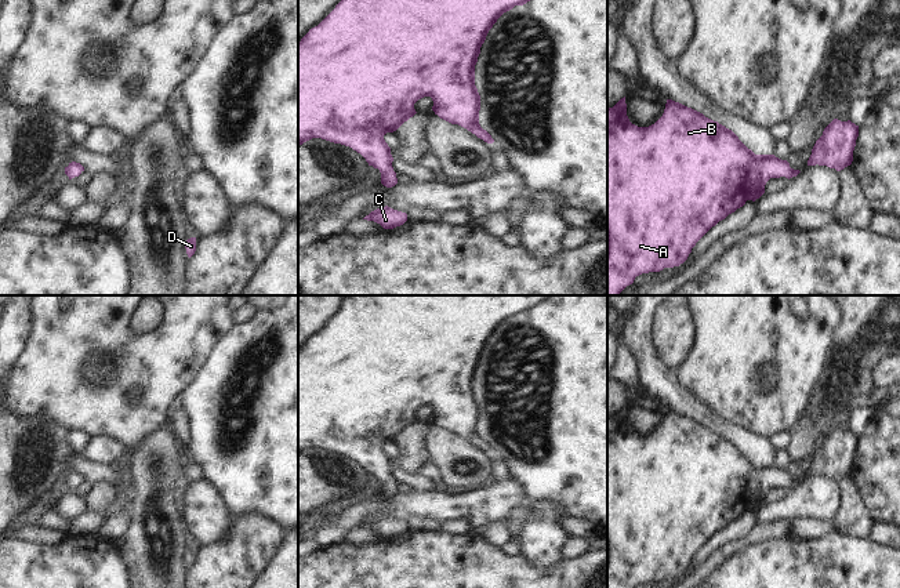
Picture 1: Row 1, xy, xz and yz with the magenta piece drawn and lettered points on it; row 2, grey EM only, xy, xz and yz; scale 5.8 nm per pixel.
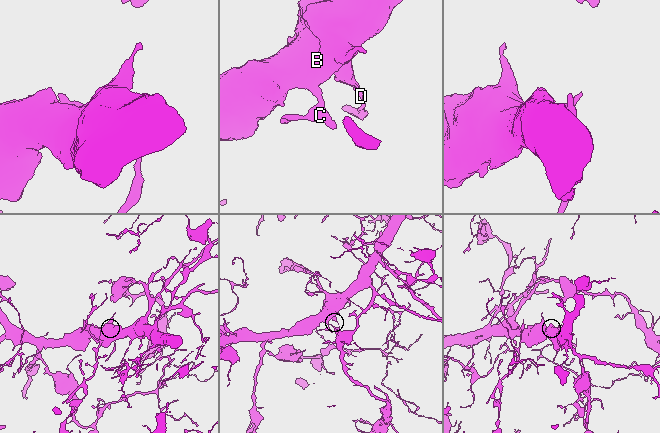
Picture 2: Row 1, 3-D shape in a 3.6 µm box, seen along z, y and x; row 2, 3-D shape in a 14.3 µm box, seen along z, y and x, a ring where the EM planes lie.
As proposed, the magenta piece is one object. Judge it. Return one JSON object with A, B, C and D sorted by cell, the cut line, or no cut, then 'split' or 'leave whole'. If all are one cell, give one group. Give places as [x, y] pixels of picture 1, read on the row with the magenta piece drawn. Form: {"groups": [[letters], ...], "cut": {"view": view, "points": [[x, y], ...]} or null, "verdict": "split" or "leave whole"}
{"groups": [["A", "B", "C", "D"]], "cut": null, "verdict": "leave whole"}

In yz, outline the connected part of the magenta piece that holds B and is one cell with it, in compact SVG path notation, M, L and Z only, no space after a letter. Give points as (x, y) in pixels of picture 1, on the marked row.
M625 97L621 98L613 108L607 108L607 295L618 295L642 273L679 266L712 226L743 207L747 200L755 202L759 199L765 193L765 185L770 178L785 177L790 179L799 173L799 170L791 168L787 160L781 160L774 155L755 155L732 130L672 99L667 99L663 116L654 124L638 127L629 121Z

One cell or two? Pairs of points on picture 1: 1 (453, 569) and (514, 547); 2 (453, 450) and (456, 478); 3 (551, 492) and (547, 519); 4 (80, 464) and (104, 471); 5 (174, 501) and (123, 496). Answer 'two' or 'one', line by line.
1: two
2: one
3: two
4: one
5: two

